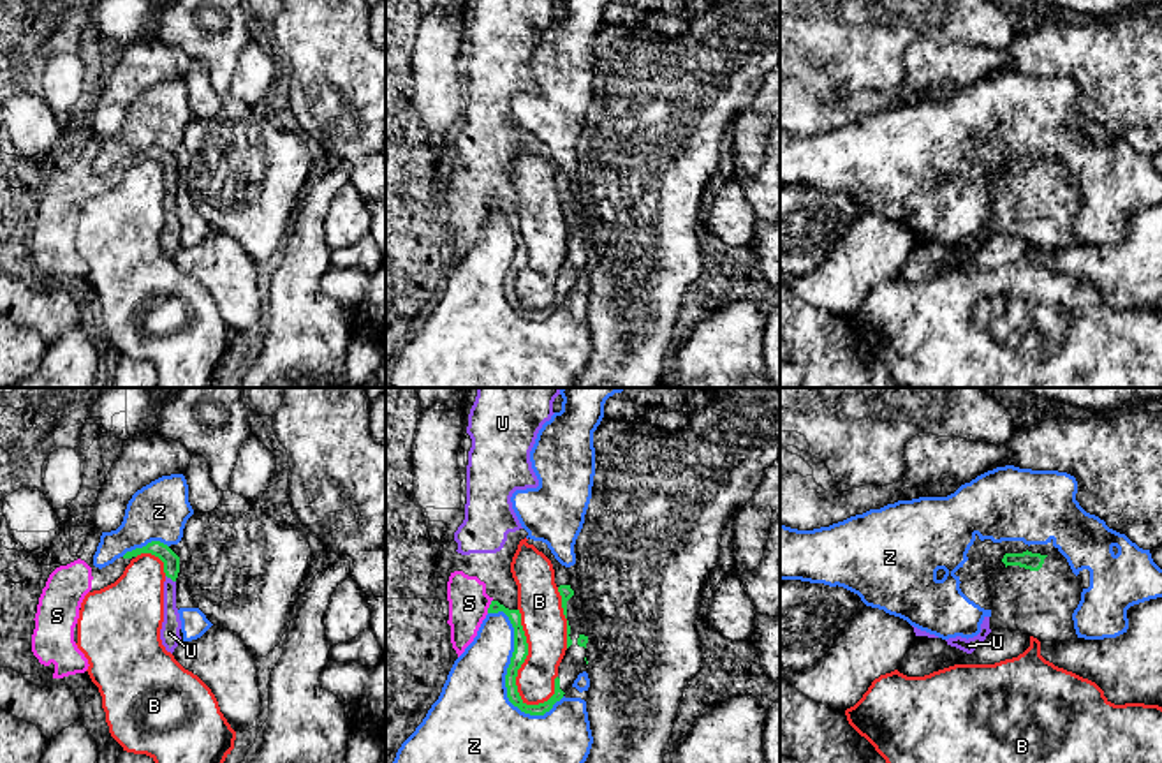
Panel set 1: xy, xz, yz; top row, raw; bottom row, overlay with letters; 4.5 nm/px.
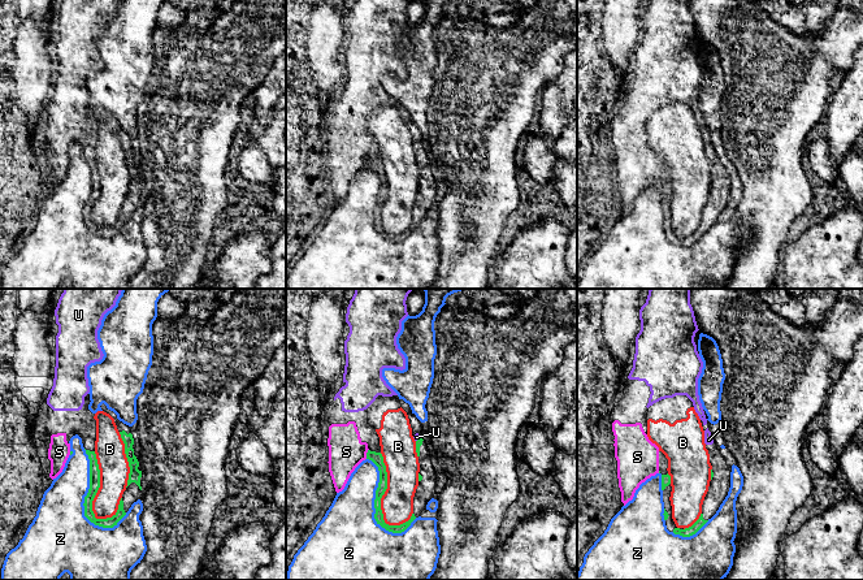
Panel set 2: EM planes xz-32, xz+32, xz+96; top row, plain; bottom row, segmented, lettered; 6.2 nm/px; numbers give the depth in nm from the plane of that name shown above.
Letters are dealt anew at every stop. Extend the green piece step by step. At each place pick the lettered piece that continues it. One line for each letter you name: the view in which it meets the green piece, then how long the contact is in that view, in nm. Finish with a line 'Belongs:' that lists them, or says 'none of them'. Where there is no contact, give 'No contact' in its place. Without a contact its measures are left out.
S: Touches green in xz. Shared border 70 nm
U: Touches green in xy. Shared border 60 nm
Belongs: S, U

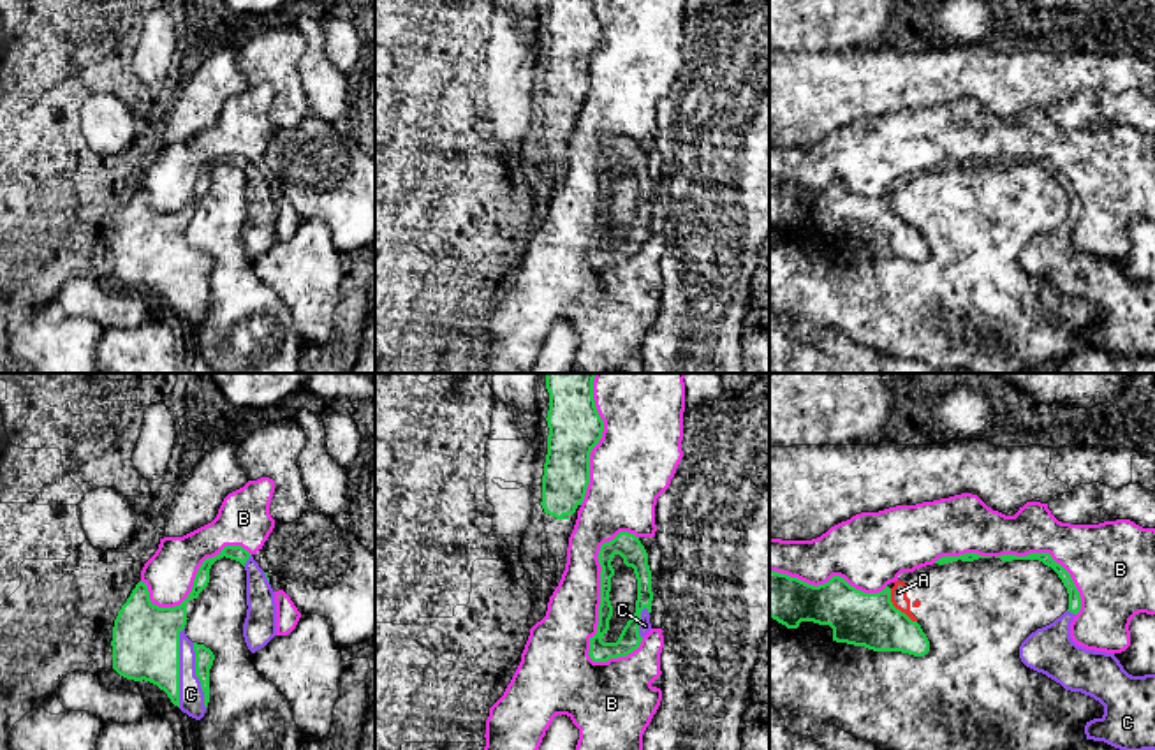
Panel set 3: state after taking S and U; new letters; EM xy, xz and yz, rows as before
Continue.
C: Touches green in xy. Shared border 360 nm
Belongs: C

